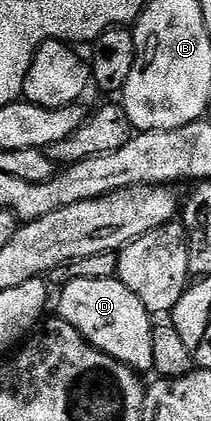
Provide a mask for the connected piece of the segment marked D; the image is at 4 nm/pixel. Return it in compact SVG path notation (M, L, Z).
M118 277L101 278L100 280L72 280L67 286L61 287L57 291L56 302L57 298L57 317L72 324L72 328L76 328L76 332L80 332L80 336L84 336L84 340L88 340L88 344L92 344L100 352L112 356L120 364L127 366L129 370L135 372L154 370L155 319L150 310L144 308L144 304L140 304L140 296L136 296L136 292L132 292L132 288L125 286Z

